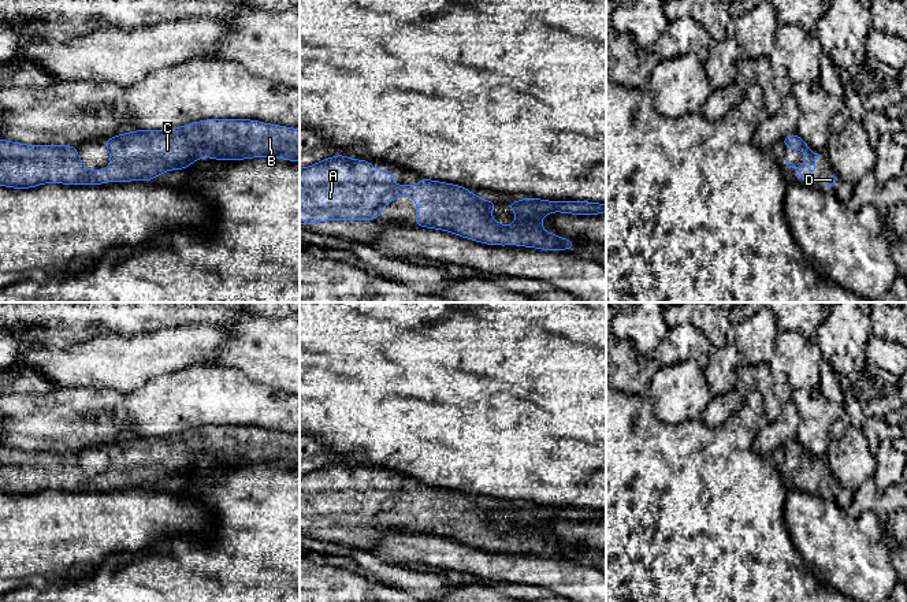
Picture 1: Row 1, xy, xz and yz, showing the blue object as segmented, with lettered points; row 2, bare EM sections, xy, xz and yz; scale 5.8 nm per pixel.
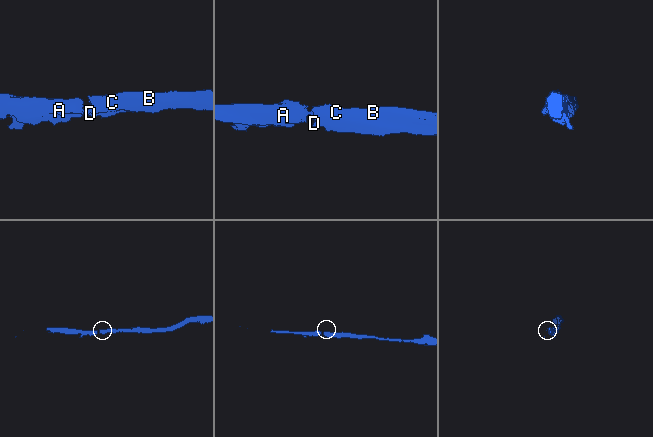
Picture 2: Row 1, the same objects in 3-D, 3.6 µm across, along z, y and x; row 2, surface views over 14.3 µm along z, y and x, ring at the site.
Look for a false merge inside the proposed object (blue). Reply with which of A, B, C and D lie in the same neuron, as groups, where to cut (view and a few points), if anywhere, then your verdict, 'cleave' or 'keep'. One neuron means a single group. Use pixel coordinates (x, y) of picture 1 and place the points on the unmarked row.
groups A B C D; cut none; keep

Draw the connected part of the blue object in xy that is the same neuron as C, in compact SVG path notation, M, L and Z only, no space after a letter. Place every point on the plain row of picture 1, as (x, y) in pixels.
M207 426L170 436L137 436L104 447L111 460L107 476L89 477L73 452L25 452L0 446L0 493L29 495L49 488L63 491L104 491L111 488L153 487L170 476L185 476L207 462L216 467L278 464L300 467L300 435L250 426Z

